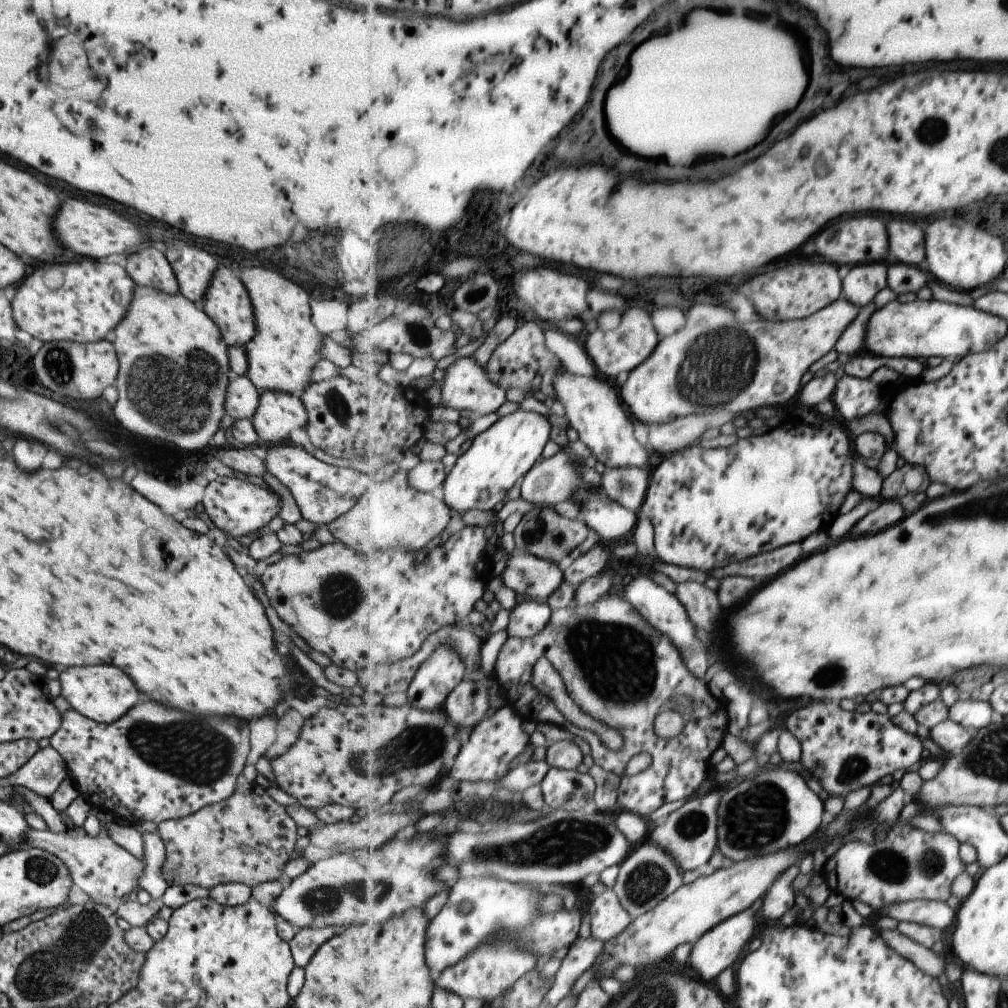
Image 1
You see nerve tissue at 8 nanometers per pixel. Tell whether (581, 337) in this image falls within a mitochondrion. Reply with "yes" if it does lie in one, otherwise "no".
no

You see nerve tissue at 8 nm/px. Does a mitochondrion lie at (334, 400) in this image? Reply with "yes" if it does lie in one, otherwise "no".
yes

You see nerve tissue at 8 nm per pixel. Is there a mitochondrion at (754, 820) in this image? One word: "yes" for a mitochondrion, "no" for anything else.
yes

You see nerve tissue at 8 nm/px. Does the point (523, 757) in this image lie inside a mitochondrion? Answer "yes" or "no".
no

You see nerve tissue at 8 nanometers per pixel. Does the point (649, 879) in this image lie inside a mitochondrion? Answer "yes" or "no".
yes

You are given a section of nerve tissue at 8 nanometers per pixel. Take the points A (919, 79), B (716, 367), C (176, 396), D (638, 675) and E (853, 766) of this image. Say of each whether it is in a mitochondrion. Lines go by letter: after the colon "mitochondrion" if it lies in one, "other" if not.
A: other
B: mitochondrion
C: mitochondrion
D: mitochondrion
E: mitochondrion

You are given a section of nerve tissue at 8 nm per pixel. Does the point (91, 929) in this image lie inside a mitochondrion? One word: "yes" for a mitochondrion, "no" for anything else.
yes

